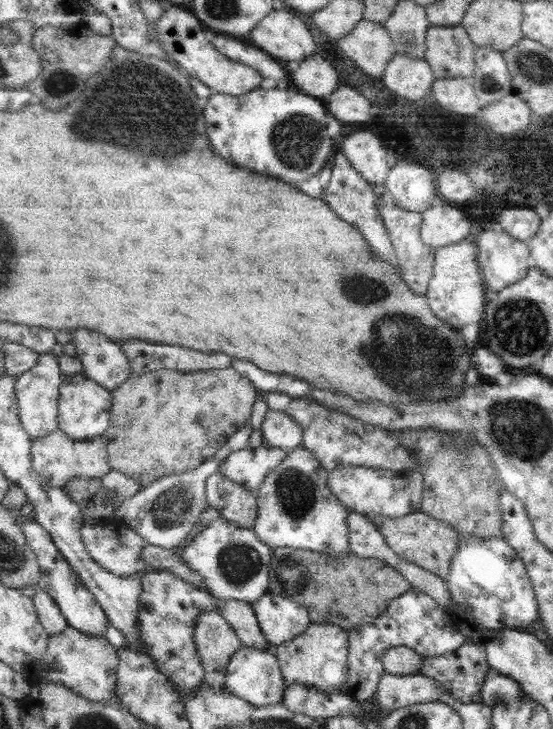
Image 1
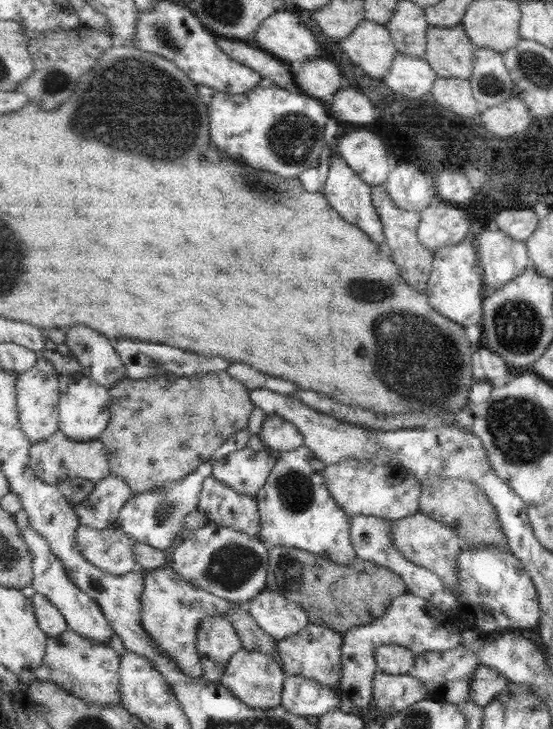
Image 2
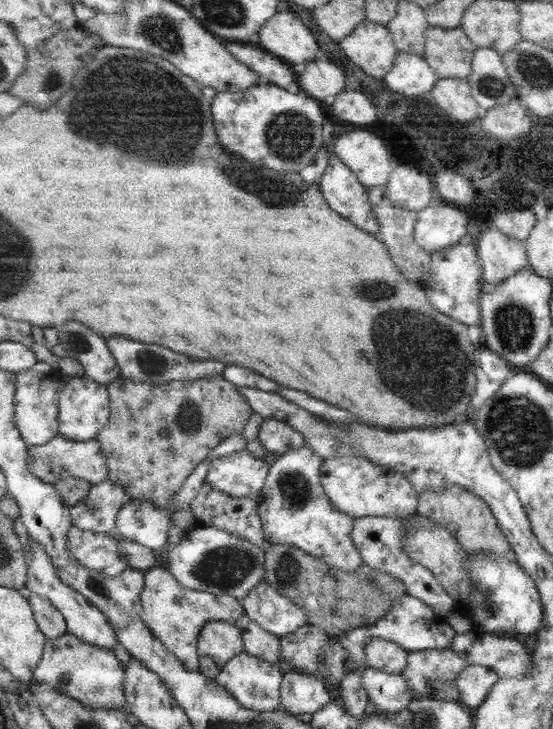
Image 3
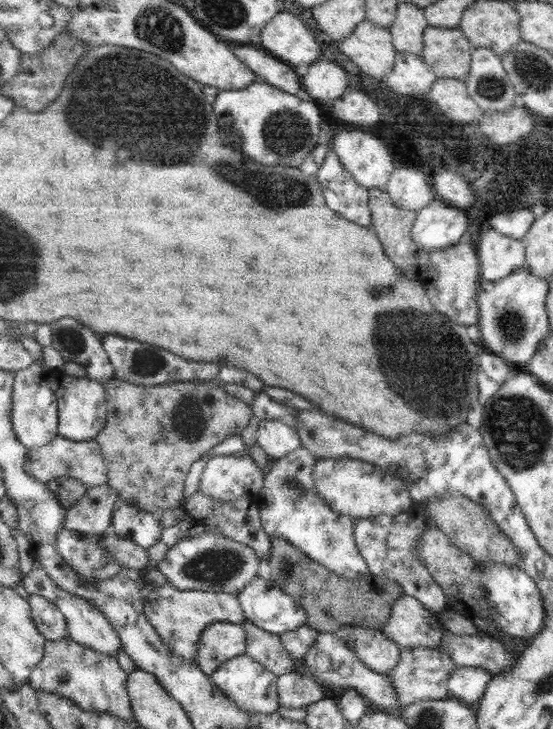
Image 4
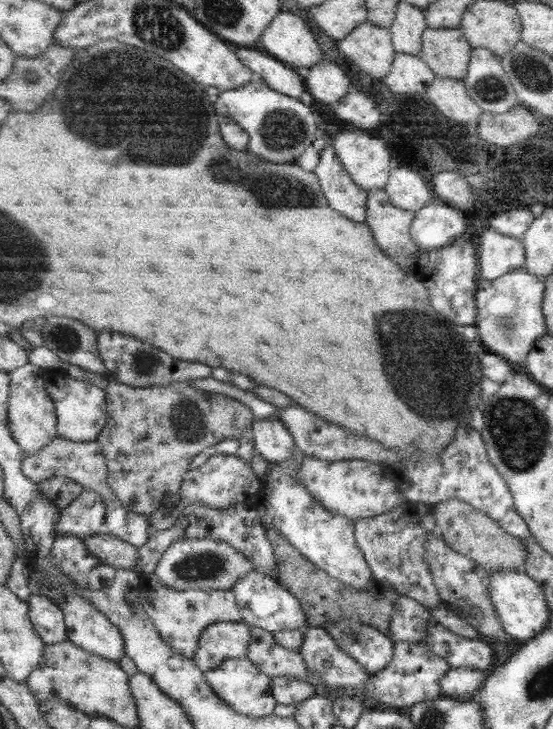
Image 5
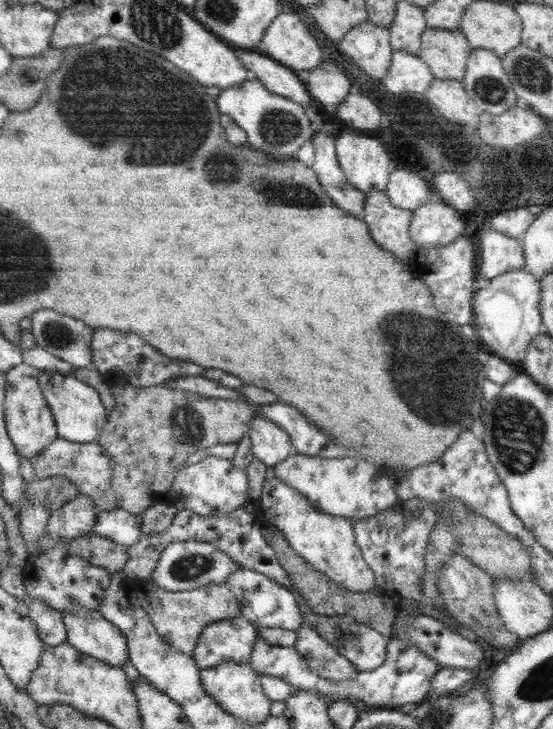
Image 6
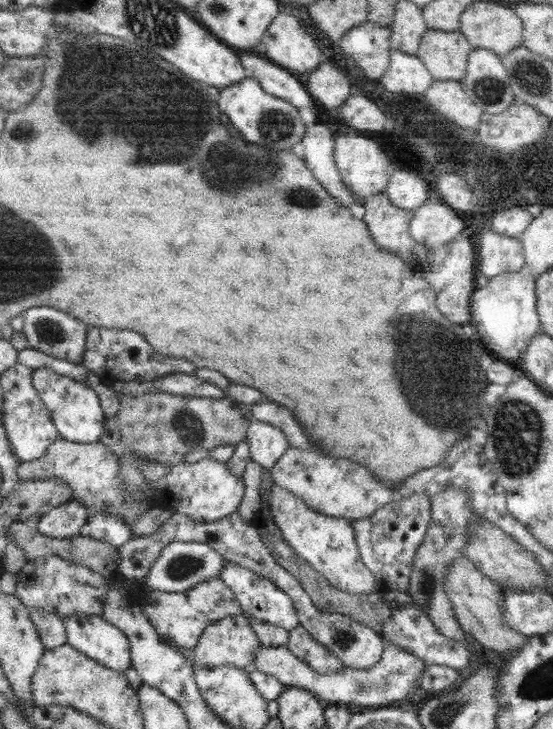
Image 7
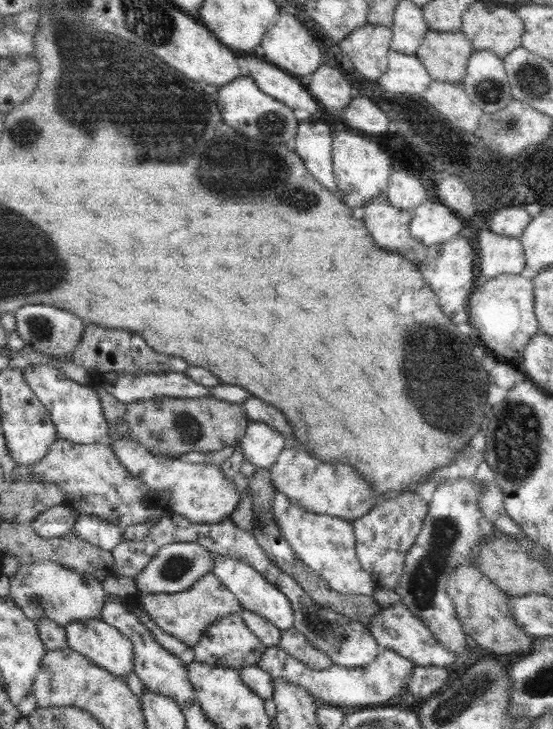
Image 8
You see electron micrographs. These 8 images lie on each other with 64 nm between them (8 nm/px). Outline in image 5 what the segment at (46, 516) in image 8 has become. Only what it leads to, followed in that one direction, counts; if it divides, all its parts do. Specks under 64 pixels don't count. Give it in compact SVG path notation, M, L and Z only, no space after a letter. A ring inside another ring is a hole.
M85 490L69 506L61 508L56 536L67 533L85 539L97 534L107 522L108 507L97 491Z

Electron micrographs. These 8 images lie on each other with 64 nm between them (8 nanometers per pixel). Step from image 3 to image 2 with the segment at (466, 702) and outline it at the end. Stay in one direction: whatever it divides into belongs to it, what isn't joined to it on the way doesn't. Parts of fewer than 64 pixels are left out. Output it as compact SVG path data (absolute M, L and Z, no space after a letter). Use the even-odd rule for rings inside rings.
M482 665L477 668L469 702L475 702L480 706L487 707L504 691L507 691L509 686L510 681L495 668Z

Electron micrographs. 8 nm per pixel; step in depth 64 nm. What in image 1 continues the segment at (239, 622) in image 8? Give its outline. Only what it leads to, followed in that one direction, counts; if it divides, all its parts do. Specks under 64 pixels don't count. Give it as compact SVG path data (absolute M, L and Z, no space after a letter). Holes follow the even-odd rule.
M215 609L199 615L194 638L206 670L205 682L225 689L228 666L233 655L242 647L242 640L226 617Z

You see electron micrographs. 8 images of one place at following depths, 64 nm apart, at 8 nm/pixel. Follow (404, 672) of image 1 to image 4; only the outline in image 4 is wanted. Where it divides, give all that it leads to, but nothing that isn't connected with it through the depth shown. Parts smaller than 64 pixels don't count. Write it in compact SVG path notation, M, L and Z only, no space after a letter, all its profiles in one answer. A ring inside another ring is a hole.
M350 624L338 633L359 655L363 663L378 674L395 671L402 660L402 646L385 636L378 628Z

